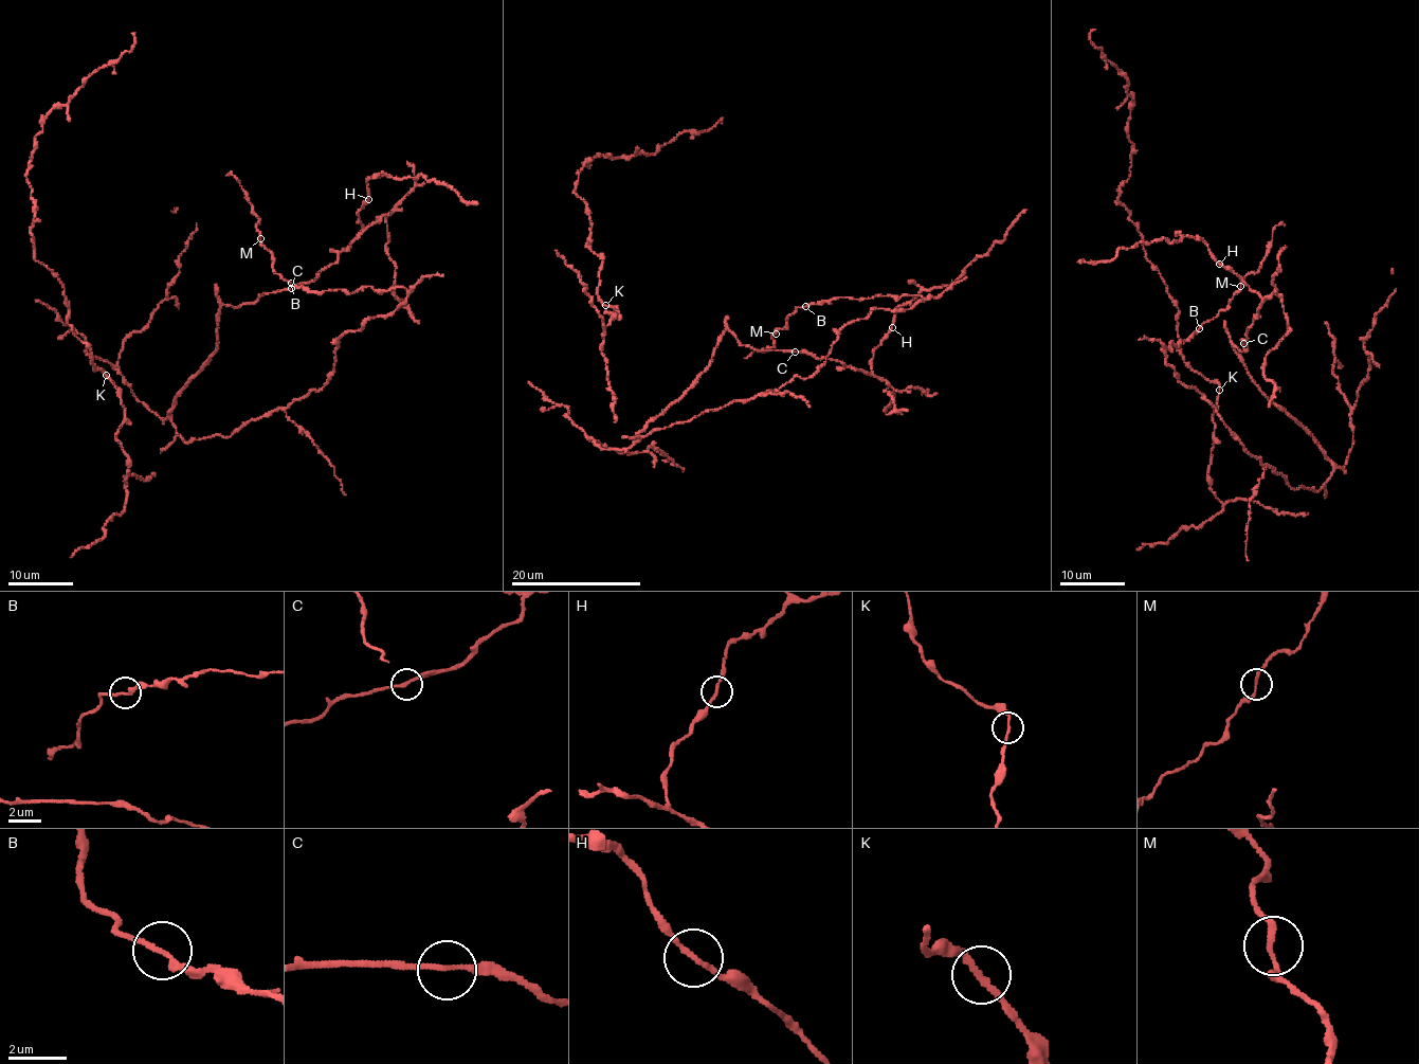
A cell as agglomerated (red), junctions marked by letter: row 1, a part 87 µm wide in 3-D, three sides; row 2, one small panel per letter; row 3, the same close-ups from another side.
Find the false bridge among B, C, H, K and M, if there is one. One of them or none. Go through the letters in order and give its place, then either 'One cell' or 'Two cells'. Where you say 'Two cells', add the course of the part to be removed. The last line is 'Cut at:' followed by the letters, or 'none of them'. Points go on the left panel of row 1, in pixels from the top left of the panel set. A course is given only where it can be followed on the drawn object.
B: Place: (291, 283). One cell
C: Place: (291, 288). One cell
H: Place: (368, 199). One cell
K: Place: (106, 375). One cell
M: Place: (260, 238). One cell
Cut at: none of them

